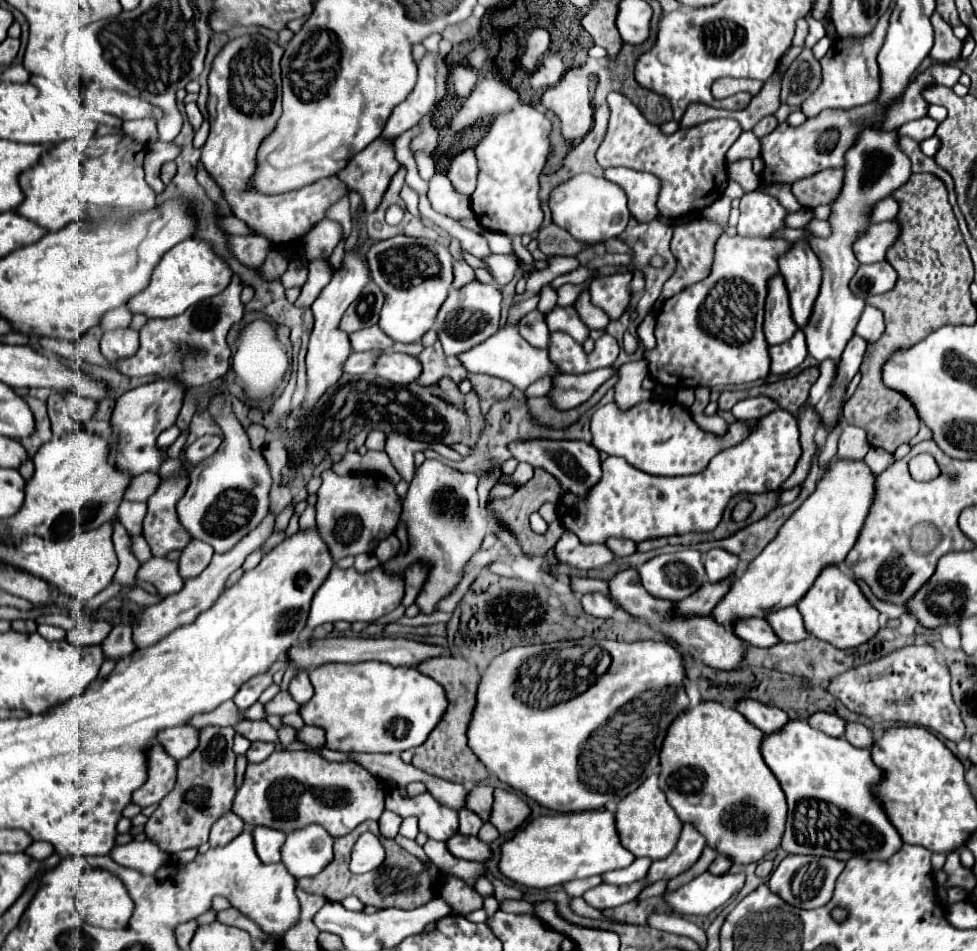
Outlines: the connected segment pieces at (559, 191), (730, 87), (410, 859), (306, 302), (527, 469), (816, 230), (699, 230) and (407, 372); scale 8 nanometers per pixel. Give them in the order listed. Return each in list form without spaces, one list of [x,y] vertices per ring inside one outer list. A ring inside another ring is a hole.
[[[590,173],[576,175],[564,181],[562,185],[554,187],[554,191],[550,193],[550,201],[552,201],[552,221],[558,227],[566,229],[578,241],[600,243],[618,237],[626,229],[626,223],[630,219],[624,191],[616,183],[610,183],[604,177],[594,177]]]
[[[730,77],[718,79],[712,85],[712,95],[714,97],[718,97],[718,95],[734,95],[734,83],[740,83],[740,81],[738,79],[730,79]]]
[[[366,821],[366,823],[360,823],[350,835],[344,835],[344,837],[338,837],[334,841],[334,859],[332,863],[322,871],[318,873],[316,877],[306,877],[306,879],[300,879],[298,885],[306,891],[306,893],[318,893],[322,897],[326,897],[328,901],[342,901],[344,897],[348,895],[354,895],[358,897],[364,905],[378,905],[380,907],[390,907],[392,905],[392,897],[394,895],[422,895],[422,893],[430,893],[430,887],[426,883],[426,887],[420,887],[418,881],[420,879],[426,879],[428,873],[426,873],[426,867],[422,865],[420,859],[416,859],[414,855],[410,855],[408,851],[404,851],[394,839],[386,839],[382,837],[382,843],[386,847],[386,861],[366,873],[366,875],[354,875],[348,865],[350,865],[350,851],[354,847],[354,843],[358,841],[358,837],[364,833],[364,831],[378,831],[378,823],[376,821]]]
[[[328,259],[310,261],[308,279],[306,279],[306,283],[304,283],[302,291],[300,291],[300,297],[296,299],[294,305],[296,307],[310,307],[316,301],[316,297],[320,295],[320,291],[330,283],[332,273],[334,273],[334,269],[332,269]]]
[[[520,462],[510,477],[518,483],[518,485],[522,485],[522,483],[526,483],[530,477],[534,475],[534,468],[525,462]]]
[[[814,219],[814,221],[808,225],[808,231],[812,231],[812,233],[818,235],[818,237],[828,237],[828,235],[832,233],[832,227],[830,227],[828,221],[818,221],[818,219]]]
[[[694,219],[690,223],[680,223],[676,229],[674,229],[674,235],[672,235],[672,241],[670,241],[670,251],[674,253],[676,257],[676,269],[674,269],[674,275],[664,283],[662,287],[662,297],[656,301],[656,311],[662,307],[662,303],[676,295],[676,291],[682,291],[686,289],[688,285],[696,283],[696,281],[702,281],[708,273],[710,273],[710,265],[712,265],[712,249],[714,249],[714,239],[722,233],[724,229],[718,227],[716,223],[710,223],[706,219]]]
[[[382,353],[378,355],[374,367],[378,377],[402,385],[416,381],[422,371],[420,361],[408,353]]]

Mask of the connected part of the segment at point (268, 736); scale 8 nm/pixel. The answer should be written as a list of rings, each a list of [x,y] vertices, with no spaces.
[[[242,721],[242,723],[236,725],[236,733],[242,733],[250,741],[274,743],[278,749],[282,749],[278,733],[276,733],[276,729],[268,721]]]

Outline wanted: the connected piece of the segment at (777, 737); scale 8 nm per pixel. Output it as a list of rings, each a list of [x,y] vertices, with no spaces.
[[[790,721],[780,733],[764,737],[762,757],[780,781],[782,791],[786,793],[788,821],[786,833],[780,843],[786,853],[834,857],[838,861],[848,861],[852,857],[862,857],[868,861],[886,861],[902,847],[902,839],[896,827],[888,819],[878,795],[872,789],[882,783],[882,769],[874,765],[870,749],[854,747],[844,737],[830,737],[822,731],[812,729],[804,721]]]

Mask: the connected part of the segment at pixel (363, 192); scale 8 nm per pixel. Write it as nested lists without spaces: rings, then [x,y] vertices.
[[[380,137],[354,155],[354,159],[350,159],[350,163],[338,173],[338,179],[354,189],[364,199],[366,213],[372,213],[398,167],[400,163],[394,157],[392,141]]]

